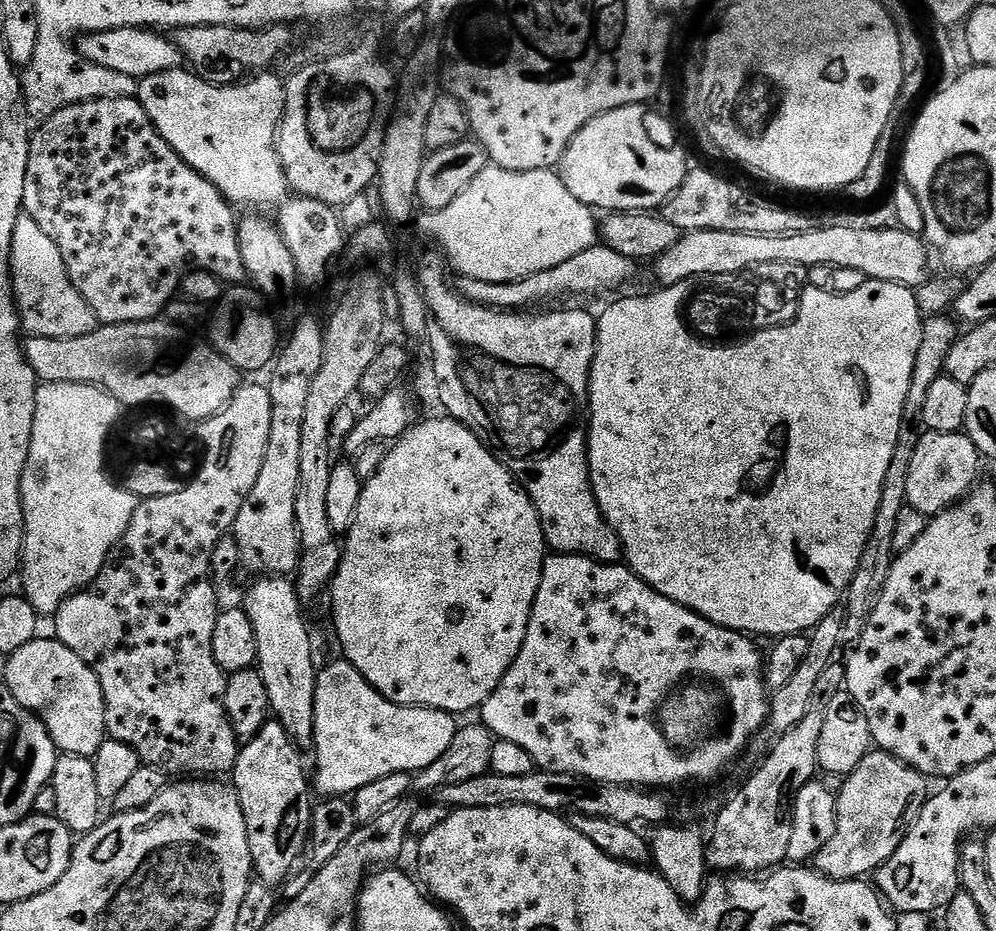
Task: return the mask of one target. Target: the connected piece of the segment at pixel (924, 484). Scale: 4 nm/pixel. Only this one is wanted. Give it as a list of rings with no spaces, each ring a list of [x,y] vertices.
[[[925,431],[918,442],[918,450],[914,450],[910,474],[906,478],[907,507],[931,518],[961,503],[977,483],[975,480],[980,472],[980,463],[980,453],[977,452],[972,439],[963,431]]]

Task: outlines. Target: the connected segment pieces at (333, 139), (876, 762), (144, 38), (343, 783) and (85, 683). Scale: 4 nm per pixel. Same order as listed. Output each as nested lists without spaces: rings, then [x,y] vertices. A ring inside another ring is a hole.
[[[331,67],[327,69],[326,76],[329,81],[323,80],[323,75],[319,73],[309,79],[303,117],[306,134],[312,139],[312,145],[321,152],[346,154],[346,150],[358,146],[358,142],[366,138],[376,112],[376,98],[368,88],[349,90],[351,85],[347,79],[340,78],[339,72]],[[331,83],[340,88],[332,88]]]
[[[869,750],[866,758],[858,762],[858,766],[849,776],[843,777],[840,790],[838,789],[837,830],[830,842],[826,842],[814,859],[815,871],[831,880],[859,880],[868,878],[881,868],[898,850],[909,824],[918,818],[922,806],[930,795],[929,781],[918,770],[909,764],[903,764],[889,752]]]
[[[115,28],[88,34],[79,41],[80,59],[97,64],[103,71],[115,74],[117,77],[129,76],[133,82],[139,82],[150,74],[162,74],[166,70],[184,68],[184,55],[178,50],[173,39],[159,31],[150,28]]]
[[[337,658],[316,673],[316,689],[314,690],[314,753],[316,752],[316,776],[314,772],[314,788],[321,797],[351,797],[362,786],[370,786],[370,782],[378,782],[378,778],[386,778],[386,774],[419,774],[446,754],[458,731],[457,717],[450,712],[433,708],[407,708],[401,704],[390,702],[358,670],[349,660]]]
[[[55,638],[31,640],[7,660],[3,687],[26,711],[44,723],[54,746],[65,756],[95,756],[106,738],[106,710],[102,686],[94,670]]]

